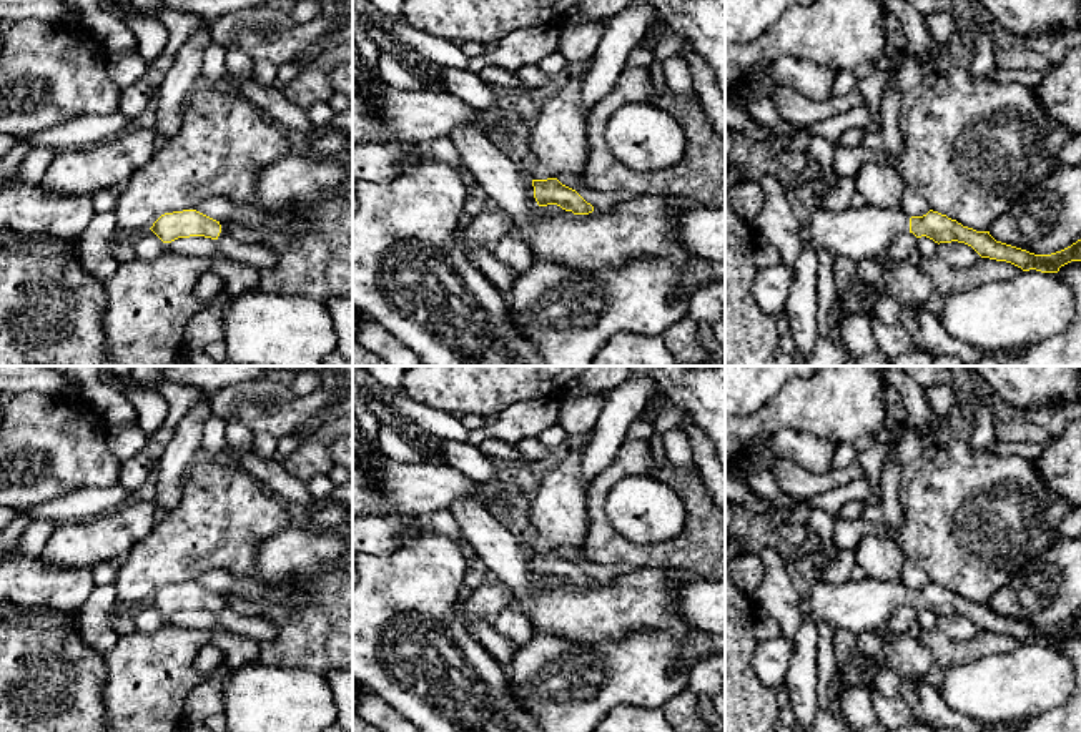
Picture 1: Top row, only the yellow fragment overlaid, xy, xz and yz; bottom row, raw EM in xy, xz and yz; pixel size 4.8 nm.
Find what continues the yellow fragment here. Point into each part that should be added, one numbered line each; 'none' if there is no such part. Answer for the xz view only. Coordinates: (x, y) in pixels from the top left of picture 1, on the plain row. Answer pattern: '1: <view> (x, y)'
1: xz (559, 514)

